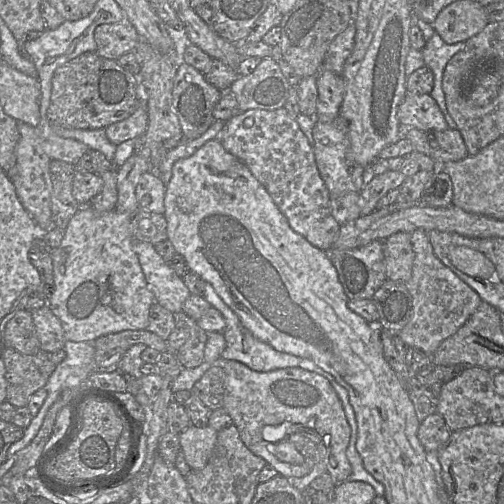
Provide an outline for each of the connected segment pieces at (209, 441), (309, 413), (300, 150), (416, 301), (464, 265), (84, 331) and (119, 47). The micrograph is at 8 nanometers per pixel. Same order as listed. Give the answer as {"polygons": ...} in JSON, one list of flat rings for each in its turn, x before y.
{"polygons":[[[190,425,179,434,180,451,192,470,204,468,210,460,217,441,218,432,209,426]],[[221,358,218,363,213,365,220,365,224,372,223,409,232,418,242,442,254,455,264,459,278,472,278,475,285,478,299,478,307,475,312,470,308,460,305,460,302,465,292,465,281,462,273,454,276,443,286,440,295,431,299,431,301,432,299,435,310,437,317,445,320,444,320,460,324,461,327,471,337,483,350,480,352,466,347,458,346,451,350,442,351,428,340,398,326,378,301,368,257,372,238,361,221,360]],[[284,107,276,110,249,109,240,112,225,122,216,139,227,152,245,164,264,186,295,232,302,235,313,246,325,252,331,250,341,226,332,215,329,192,317,168,314,149,296,120]],[[417,229,411,233,415,254,412,276,405,286,412,297,412,316,397,334,412,349,433,355,440,344,455,334,482,302,480,296,462,281,435,255,428,232]],[[454,246,449,250,449,258,459,270,473,278,489,279,493,275,494,264,474,248]],[[81,205,64,230,59,247,51,251,54,289,48,307,59,318,65,340,94,342,97,338,126,330,146,330,149,309,156,302,133,251,134,237,131,232,132,214,111,210,96,213,90,205]],[[127,20,101,24,94,31,96,53,114,60,127,52,134,51,140,39,136,29]]]}

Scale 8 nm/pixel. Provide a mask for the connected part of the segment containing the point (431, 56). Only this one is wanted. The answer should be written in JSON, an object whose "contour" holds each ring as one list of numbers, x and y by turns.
{"contour":[[435,32,435,34,430,37,429,40,426,41,425,46,422,49,425,66,427,66,433,72,434,75,434,86,430,95,438,104,449,128,452,129,457,129,457,125,451,117,446,106,442,79,445,67,449,60,456,53,463,50,464,47,465,42,458,42,455,44,445,43,439,36,439,34]]}

